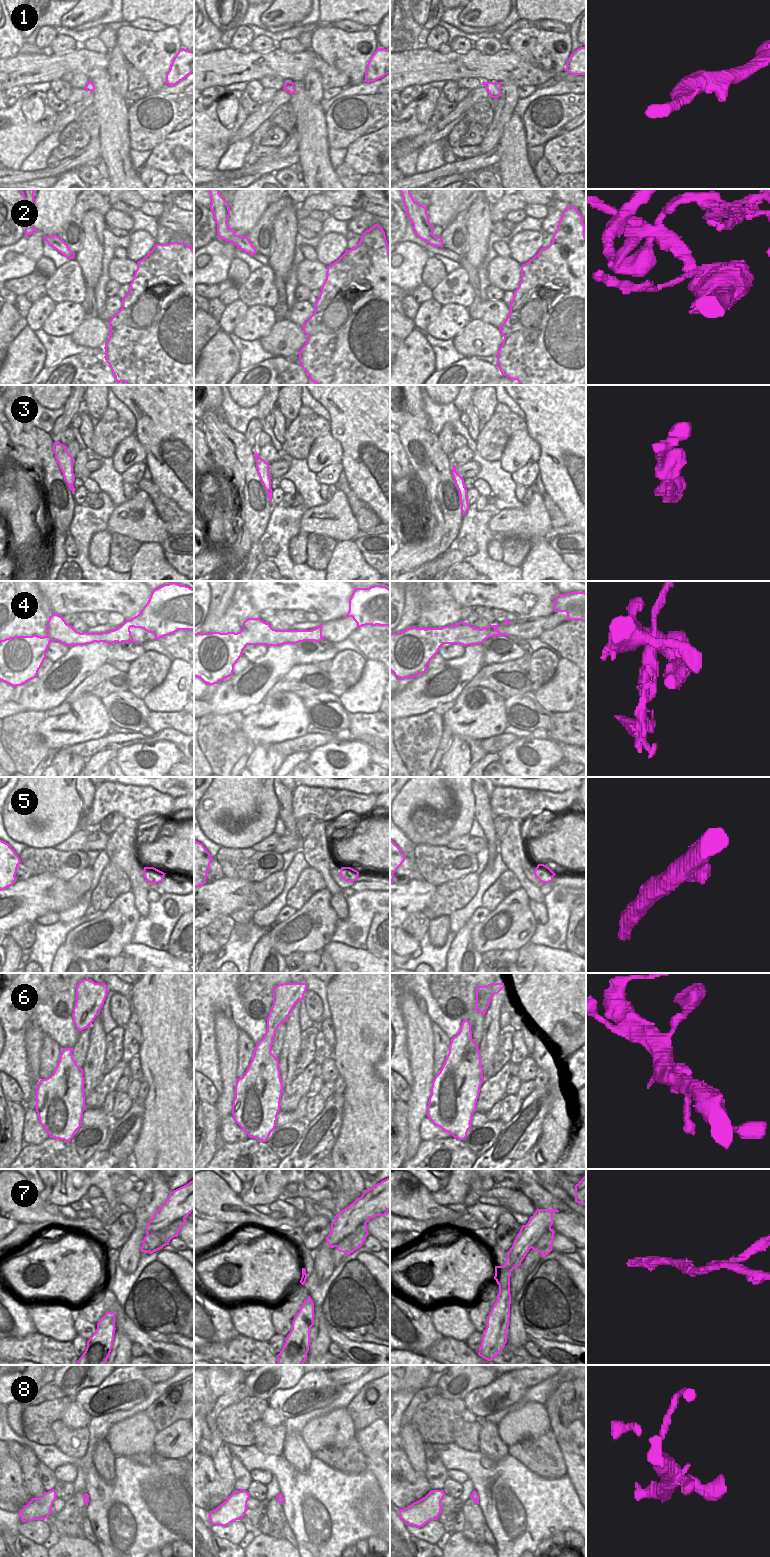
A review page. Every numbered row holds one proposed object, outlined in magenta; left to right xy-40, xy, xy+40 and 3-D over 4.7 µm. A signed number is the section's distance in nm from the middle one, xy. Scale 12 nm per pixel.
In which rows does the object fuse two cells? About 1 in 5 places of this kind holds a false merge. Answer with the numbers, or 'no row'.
2, 4, 7

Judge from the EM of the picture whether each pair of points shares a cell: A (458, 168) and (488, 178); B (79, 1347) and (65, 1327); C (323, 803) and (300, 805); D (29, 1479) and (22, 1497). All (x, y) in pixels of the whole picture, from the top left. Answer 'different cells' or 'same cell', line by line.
A: different cells
B: different cells
C: same cell
D: different cells

